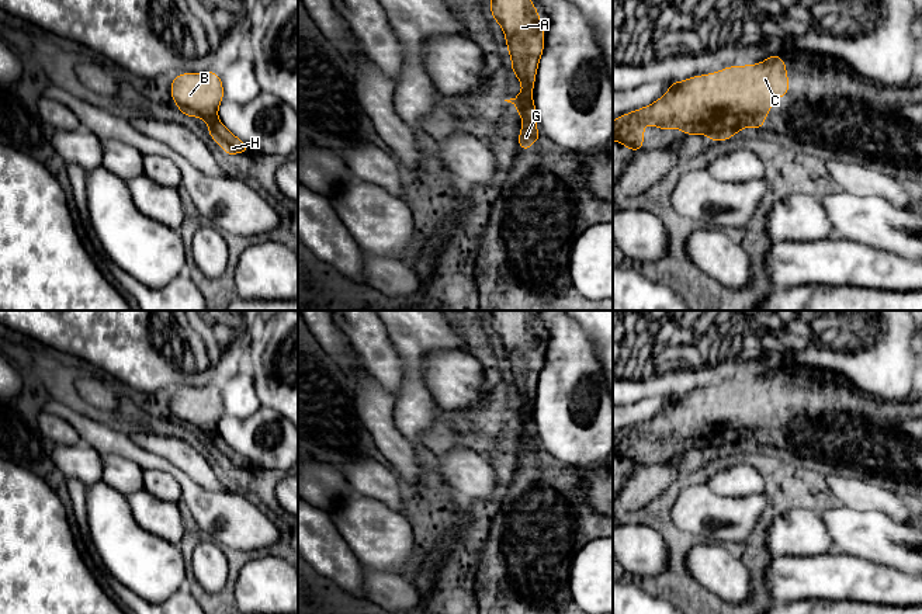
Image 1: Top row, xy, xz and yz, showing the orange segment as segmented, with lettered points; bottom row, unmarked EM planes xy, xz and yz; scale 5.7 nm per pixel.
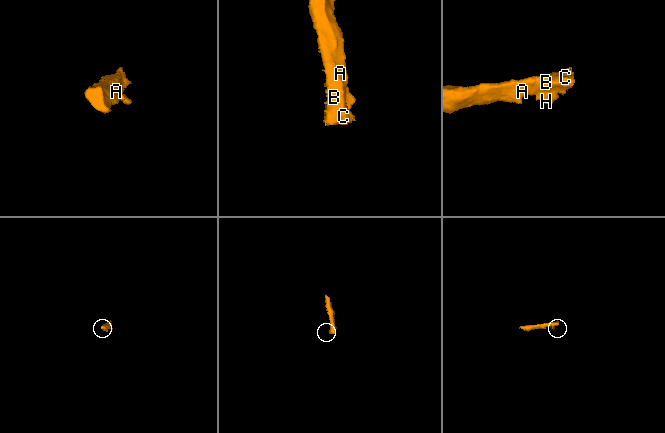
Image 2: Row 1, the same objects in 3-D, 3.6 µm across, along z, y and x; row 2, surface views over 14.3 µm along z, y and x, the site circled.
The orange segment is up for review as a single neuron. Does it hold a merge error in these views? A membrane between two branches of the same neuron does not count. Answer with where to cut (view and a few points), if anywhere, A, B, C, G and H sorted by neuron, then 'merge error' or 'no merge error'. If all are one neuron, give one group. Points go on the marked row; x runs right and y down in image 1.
no cut | A B C G H | no merge error

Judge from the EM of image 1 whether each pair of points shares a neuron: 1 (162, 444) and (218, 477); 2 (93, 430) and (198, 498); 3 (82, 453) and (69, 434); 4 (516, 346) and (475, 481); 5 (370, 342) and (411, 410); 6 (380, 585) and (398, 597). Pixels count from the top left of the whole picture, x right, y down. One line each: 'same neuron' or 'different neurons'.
1: same neuron
2: same neuron
3: different neurons
4: different neurons
5: different neurons
6: same neuron

